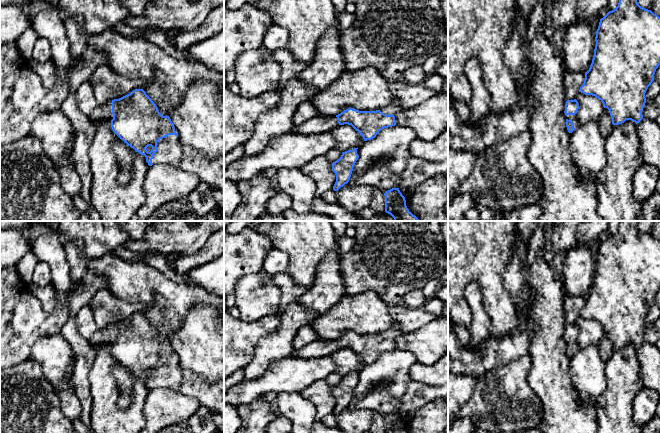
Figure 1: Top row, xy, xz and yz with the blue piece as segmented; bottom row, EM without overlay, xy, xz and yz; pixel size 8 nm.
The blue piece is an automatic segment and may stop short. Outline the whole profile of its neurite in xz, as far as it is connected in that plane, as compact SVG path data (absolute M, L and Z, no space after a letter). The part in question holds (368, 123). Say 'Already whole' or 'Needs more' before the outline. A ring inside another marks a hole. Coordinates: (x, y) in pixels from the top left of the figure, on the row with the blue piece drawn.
Needs more. M348 108L336 116L318 114L300 125L293 126L291 132L304 135L324 133L344 124L351 125L367 141L375 138L380 130L395 126L396 120L394 114L386 115L380 110L359 111Z

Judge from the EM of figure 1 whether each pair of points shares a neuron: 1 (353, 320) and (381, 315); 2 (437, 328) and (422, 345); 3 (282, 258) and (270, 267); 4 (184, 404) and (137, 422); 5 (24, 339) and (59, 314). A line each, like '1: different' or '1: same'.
1: same
2: same
3: same
4: different
5: same

